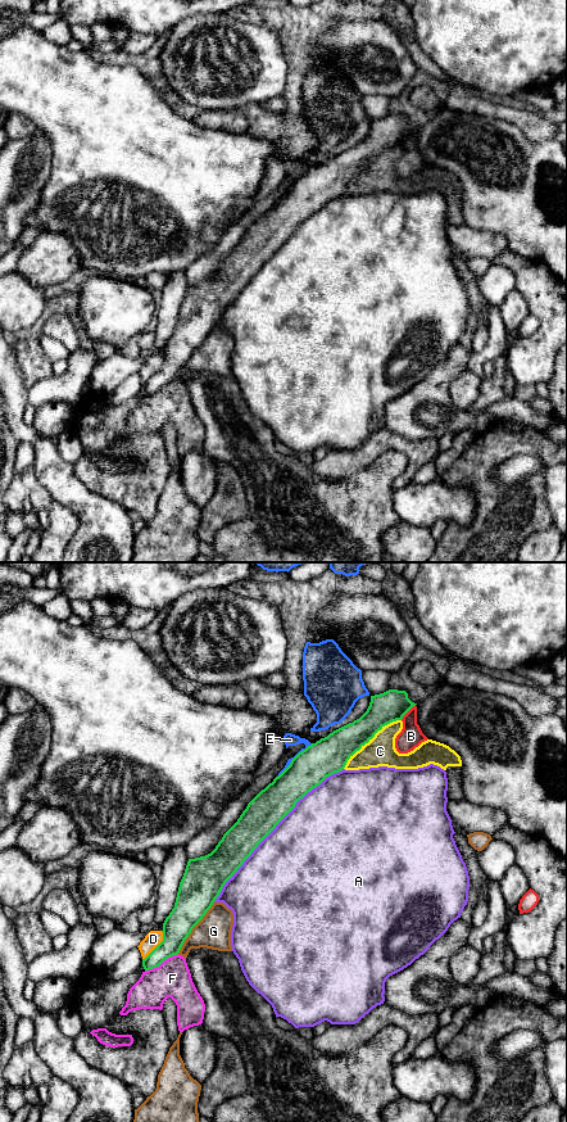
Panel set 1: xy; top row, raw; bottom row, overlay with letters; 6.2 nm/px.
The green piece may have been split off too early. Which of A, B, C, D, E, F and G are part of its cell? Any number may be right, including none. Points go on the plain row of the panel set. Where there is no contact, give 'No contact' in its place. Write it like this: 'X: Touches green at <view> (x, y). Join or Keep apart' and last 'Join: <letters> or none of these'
A: Touches green at xy (273, 253). Keep apart
B: Touches green at xy (407, 136). Keep apart
C: Touches green at xy (370, 163). Keep apart
D: Touches green at xy (158, 370). Keep apart
E: Touches green at xy (293, 184). Keep apart
F: Touches green at xy (160, 388). Keep apart
G: Touches green at xy (194, 351). Keep apart
Join: none of these

